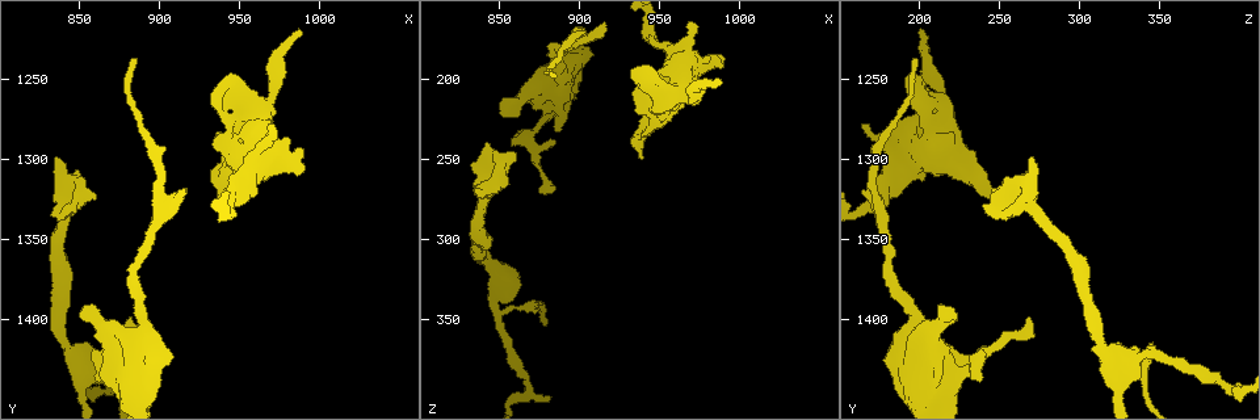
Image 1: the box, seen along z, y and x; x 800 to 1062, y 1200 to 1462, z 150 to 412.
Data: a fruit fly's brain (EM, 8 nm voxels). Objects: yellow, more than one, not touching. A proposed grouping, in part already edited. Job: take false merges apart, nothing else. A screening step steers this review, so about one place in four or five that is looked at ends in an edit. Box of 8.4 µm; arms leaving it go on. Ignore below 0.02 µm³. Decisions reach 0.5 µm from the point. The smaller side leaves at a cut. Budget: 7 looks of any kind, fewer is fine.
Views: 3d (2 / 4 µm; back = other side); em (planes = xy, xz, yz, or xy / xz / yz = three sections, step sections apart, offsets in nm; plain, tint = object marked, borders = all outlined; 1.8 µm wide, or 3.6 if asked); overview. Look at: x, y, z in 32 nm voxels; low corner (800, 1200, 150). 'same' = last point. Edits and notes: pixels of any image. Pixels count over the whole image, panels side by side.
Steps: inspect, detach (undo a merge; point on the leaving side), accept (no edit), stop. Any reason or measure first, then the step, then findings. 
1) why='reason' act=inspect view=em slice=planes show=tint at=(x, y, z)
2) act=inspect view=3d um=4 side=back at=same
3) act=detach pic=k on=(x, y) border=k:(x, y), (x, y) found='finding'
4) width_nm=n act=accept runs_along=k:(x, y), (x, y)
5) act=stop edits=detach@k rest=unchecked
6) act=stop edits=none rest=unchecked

why='abrupt turn' act=inspect view=em um=3.6 slice=planes show=tint at=(882, 1438, 210)

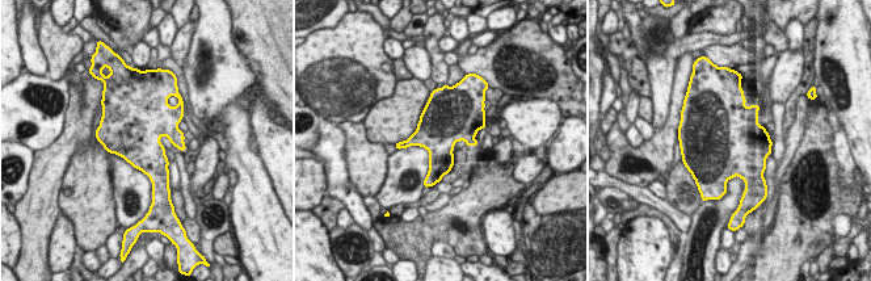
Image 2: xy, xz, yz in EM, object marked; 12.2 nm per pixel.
act=accept found='continuous, no second neuron'

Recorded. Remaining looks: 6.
why='arms part here' act=inspect view=em slice=yz step=8 show=tint at=(898, 1332, 176)

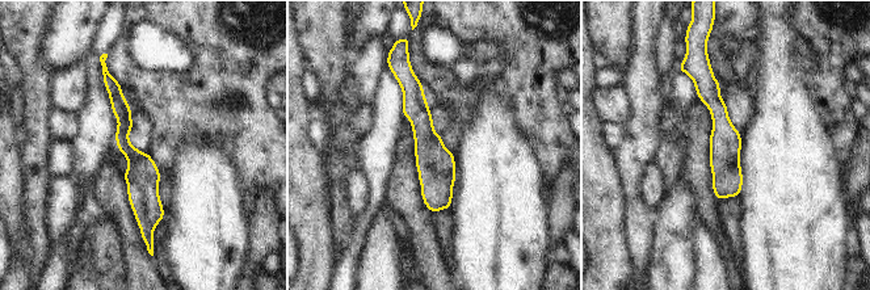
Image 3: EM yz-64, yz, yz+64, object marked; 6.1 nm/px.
why='cut it another way' act=inspect view=em slice=planes show=tint at=same

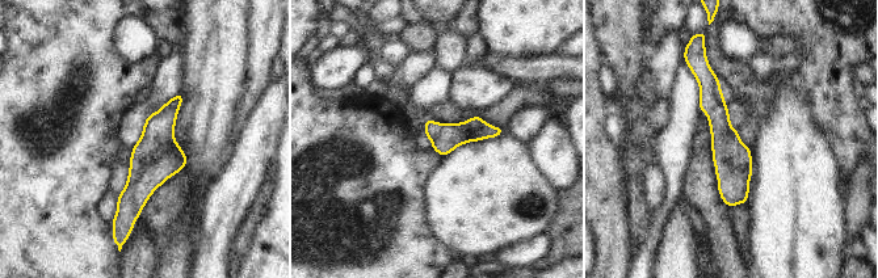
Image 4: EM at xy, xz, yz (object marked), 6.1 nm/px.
width_nm=180 act=accept runs_along=4:(704, 68), (730, 154), (730, 203) found='continuous, no second neuron'

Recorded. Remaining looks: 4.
why='looks like a crossing' act=inspect view=3d um=4 at=(964, 1288, 194)

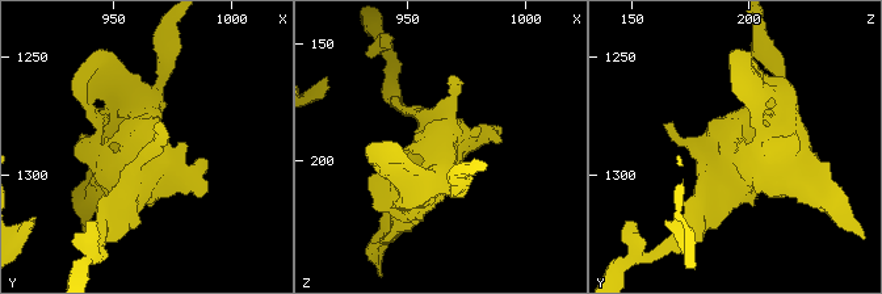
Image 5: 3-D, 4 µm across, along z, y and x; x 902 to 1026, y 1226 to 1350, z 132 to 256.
why='shape alone is not enough' act=inspect view=em um=3.6 slice=planes show=tint at=(966, 1289, 195)

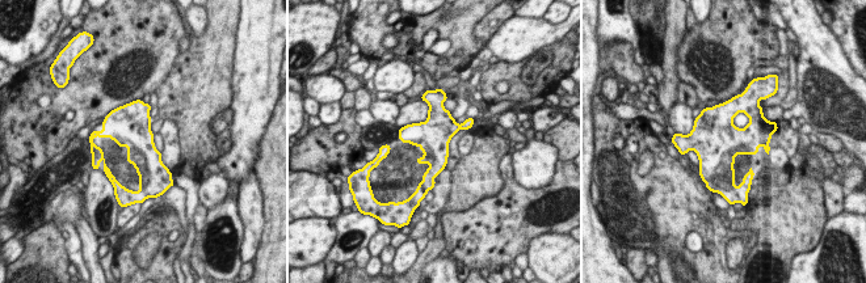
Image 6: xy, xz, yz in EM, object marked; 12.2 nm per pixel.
act=accept found='all the same neuron'

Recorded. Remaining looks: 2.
act=stop edits=none rest=unchecked

